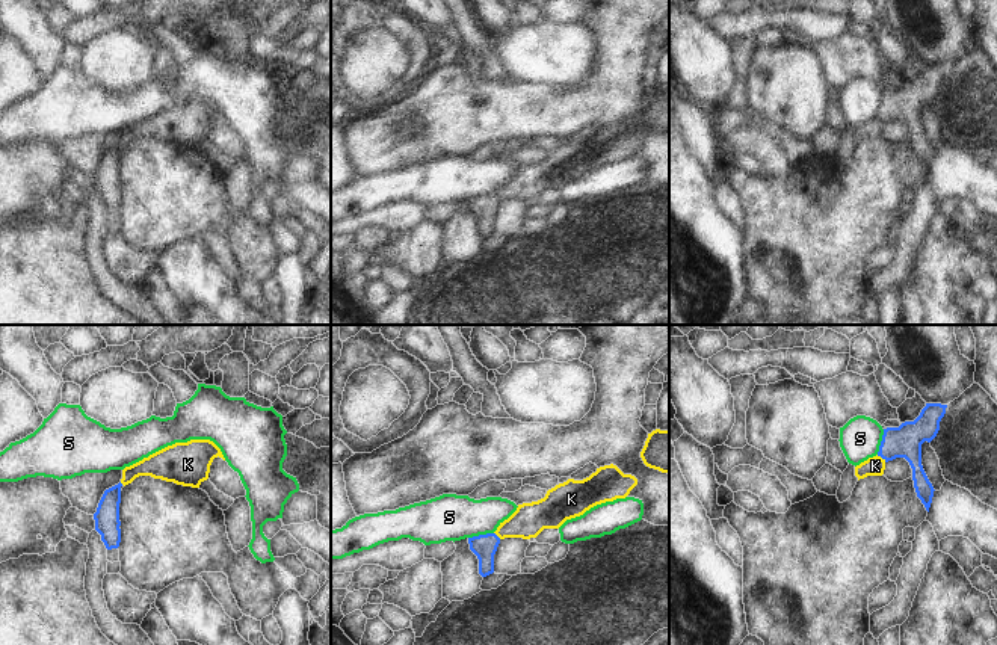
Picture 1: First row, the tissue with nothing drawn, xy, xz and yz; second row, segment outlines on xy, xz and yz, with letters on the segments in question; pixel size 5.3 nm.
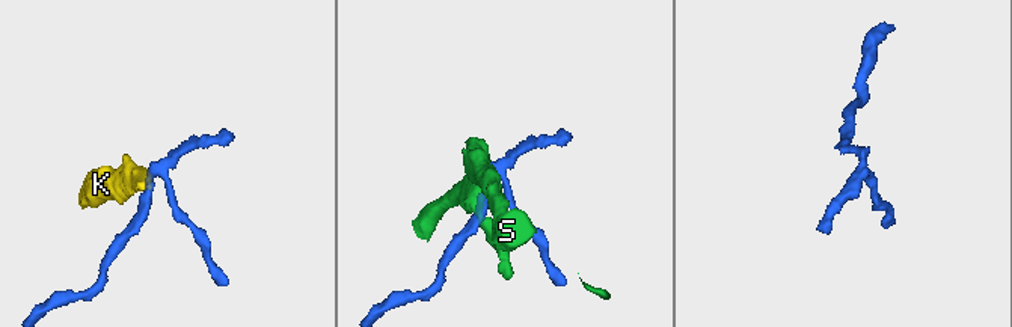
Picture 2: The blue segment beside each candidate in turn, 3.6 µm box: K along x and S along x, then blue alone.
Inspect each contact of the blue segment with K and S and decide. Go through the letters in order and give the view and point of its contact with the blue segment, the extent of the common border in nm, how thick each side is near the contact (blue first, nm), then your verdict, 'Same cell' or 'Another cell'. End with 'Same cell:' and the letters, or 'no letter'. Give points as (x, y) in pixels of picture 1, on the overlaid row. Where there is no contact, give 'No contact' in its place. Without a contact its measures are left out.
K: Touches blue at yz (881, 456). Shared border 70 nm. Thickness 180 nm (blue) against 100 nm. Another cell
S: Touches blue at xz (481, 535). Shared border 140 nm. Thickness 130 nm (blue) against 260 nm. Another cell
Same cell: no letter.

